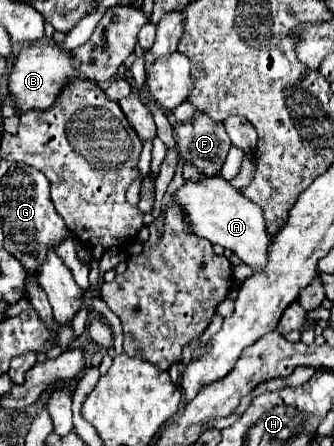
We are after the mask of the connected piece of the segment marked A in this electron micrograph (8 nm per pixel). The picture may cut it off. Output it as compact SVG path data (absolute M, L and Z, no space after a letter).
M206 177L202 181L184 179L184 185L174 193L174 201L182 207L184 223L190 233L210 241L212 245L218 243L224 249L234 251L252 269L266 265L268 261L266 249L272 237L266 233L262 211L256 203L248 201L240 191L236 191L226 179L222 177Z

